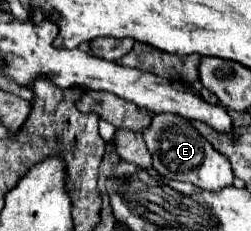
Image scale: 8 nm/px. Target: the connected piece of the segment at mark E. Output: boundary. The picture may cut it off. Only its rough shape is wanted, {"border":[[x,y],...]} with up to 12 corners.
{"border":[[173,113],[143,131],[153,167],[199,189],[233,185],[227,157]]}

